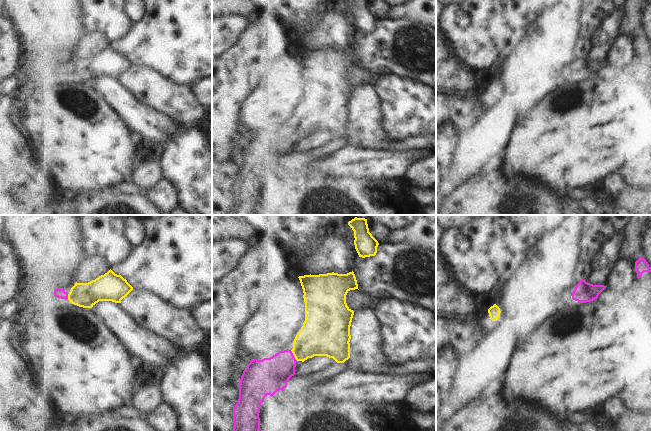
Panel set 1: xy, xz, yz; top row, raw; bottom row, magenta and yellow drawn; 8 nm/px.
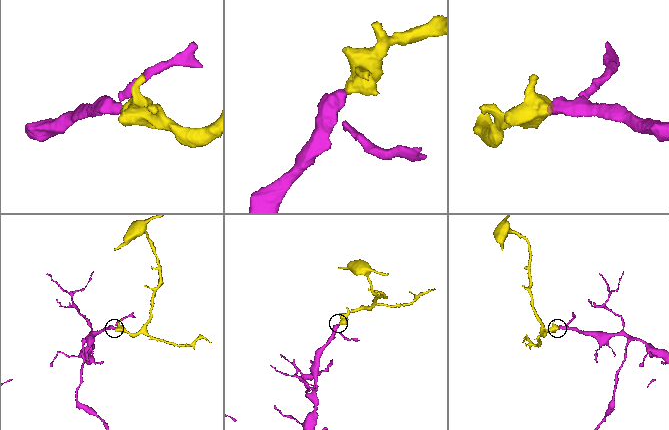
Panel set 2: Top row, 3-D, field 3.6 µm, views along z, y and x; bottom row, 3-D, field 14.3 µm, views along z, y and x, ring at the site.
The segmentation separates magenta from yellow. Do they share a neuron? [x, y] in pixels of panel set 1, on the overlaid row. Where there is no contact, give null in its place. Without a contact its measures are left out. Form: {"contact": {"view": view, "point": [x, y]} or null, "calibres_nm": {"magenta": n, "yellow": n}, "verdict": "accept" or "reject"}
{"contact": {"view": "xz", "point": [293, 355]}, "calibres_nm": {"magenta": 280, "yellow": 300}, "verdict": "accept"}

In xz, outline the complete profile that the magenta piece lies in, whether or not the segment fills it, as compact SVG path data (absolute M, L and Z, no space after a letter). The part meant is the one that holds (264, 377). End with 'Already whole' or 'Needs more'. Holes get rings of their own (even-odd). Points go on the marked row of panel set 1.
M354 272L298 277L303 289L305 321L292 350L270 358L251 360L243 371L239 399L233 407L232 431L260 431L260 407L267 395L287 387L297 361L327 356L350 368L350 326L354 311L346 303L350 290L358 289Z. Needs more.

